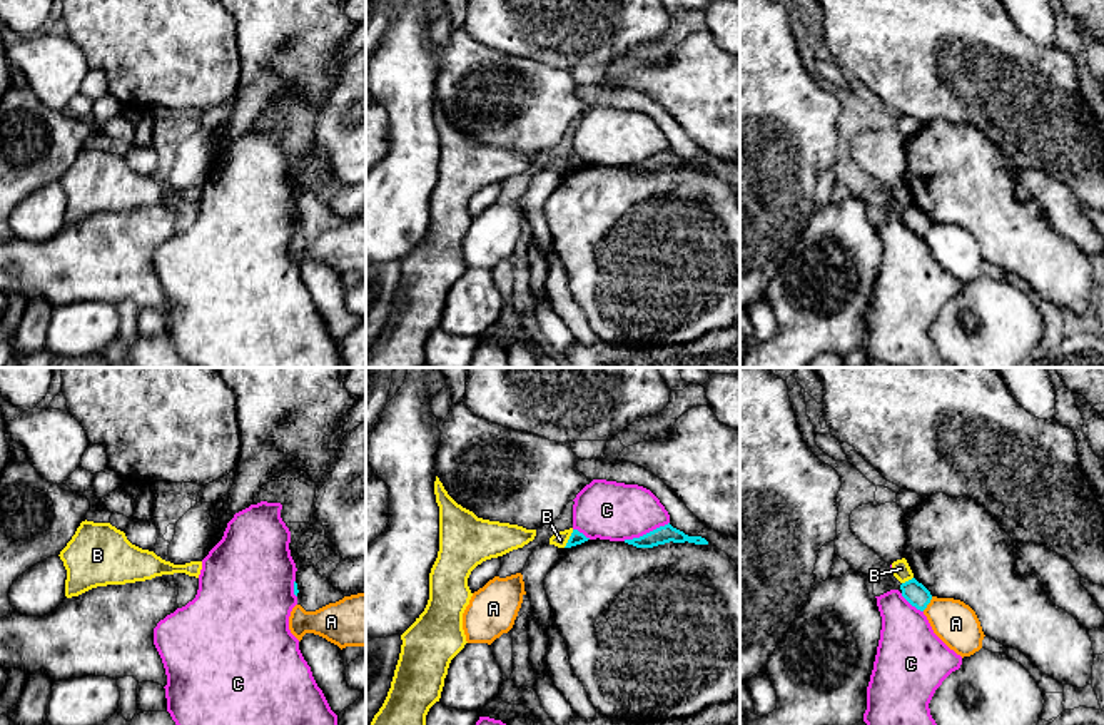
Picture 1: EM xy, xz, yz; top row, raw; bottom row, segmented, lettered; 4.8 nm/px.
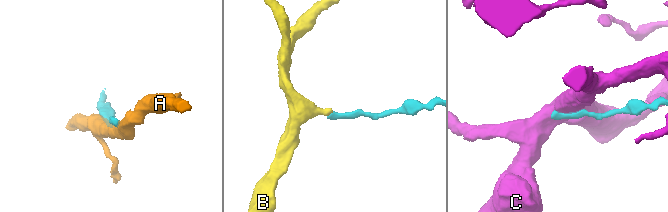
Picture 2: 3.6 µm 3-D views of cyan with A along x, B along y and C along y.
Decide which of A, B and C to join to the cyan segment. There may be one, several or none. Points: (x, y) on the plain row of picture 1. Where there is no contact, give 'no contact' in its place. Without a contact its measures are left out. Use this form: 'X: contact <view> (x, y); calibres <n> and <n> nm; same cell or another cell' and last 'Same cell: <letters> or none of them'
A: contact yz (929, 228); calibres 110 and 220 nm; another cell
B: contact xz (570, 164); calibres 60 and 70 nm; another cell
C: contact xz (647, 159); calibres 90 and 280 nm; another cell
Same cell: none of them

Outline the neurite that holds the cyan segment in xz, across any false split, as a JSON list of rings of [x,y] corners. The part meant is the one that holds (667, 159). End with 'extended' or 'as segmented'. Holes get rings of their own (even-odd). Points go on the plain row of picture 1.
[[[670,149],[665,152],[660,152],[640,164],[633,164],[633,165],[625,165],[625,169],[633,170],[636,174],[653,174],[658,170],[665,170],[665,169],[695,169],[695,170],[708,170],[708,167],[701,162],[688,162],[683,157],[673,154]]]; as segmented

